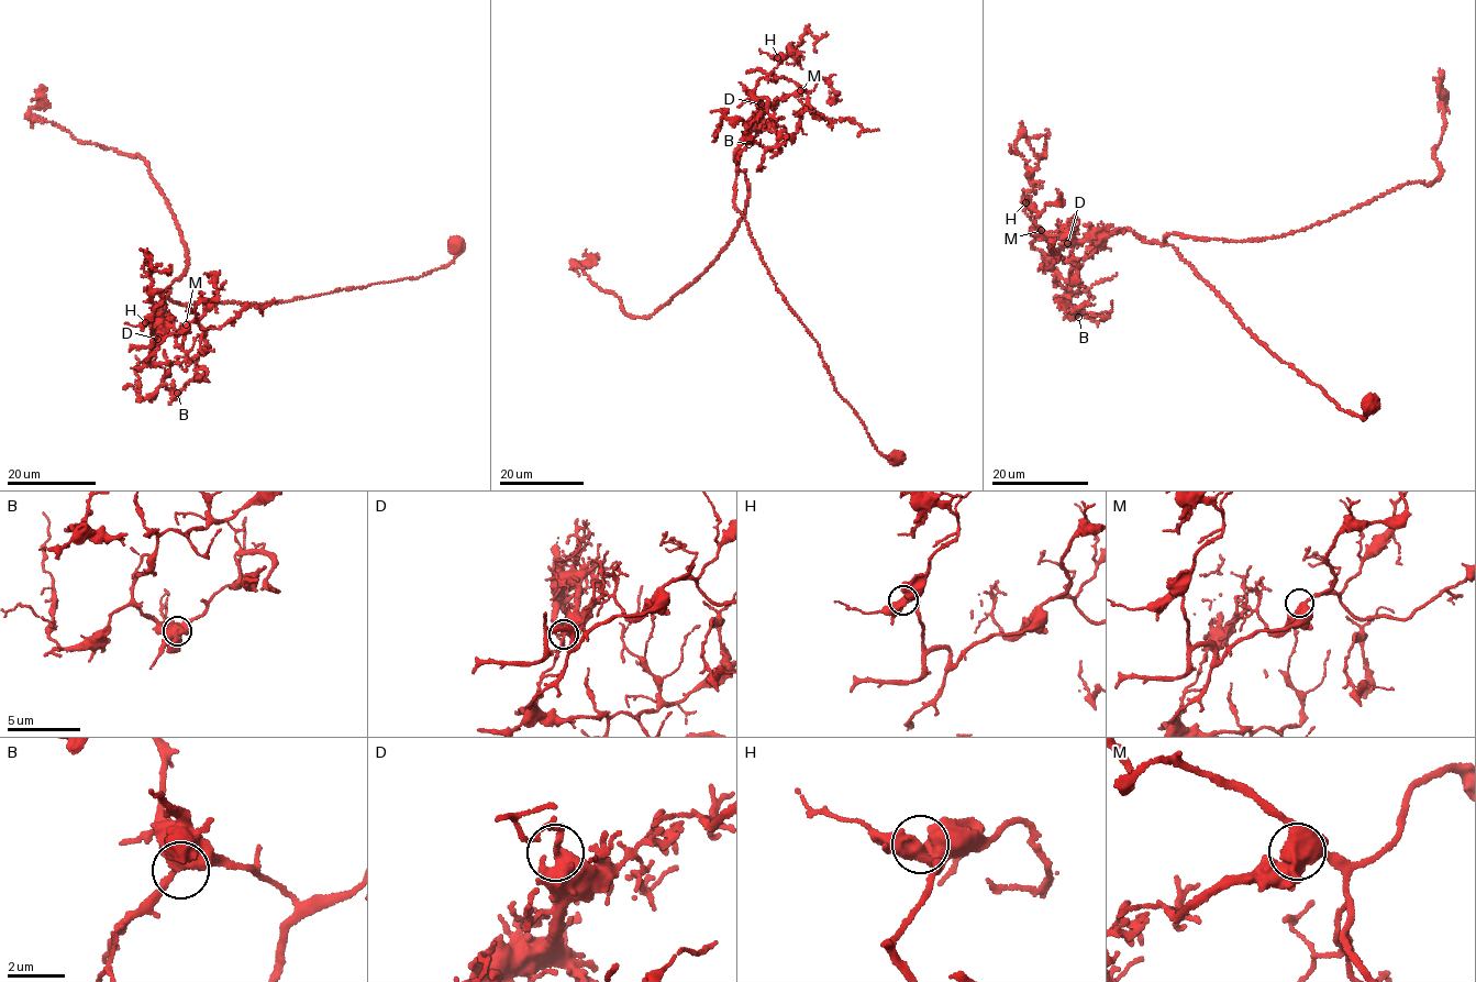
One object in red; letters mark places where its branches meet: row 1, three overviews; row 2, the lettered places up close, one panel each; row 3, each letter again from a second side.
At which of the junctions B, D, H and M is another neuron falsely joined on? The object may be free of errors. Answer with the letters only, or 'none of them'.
D

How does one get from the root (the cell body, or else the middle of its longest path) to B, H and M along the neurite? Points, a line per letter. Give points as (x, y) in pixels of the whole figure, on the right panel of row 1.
B: (1372, 404), (1363, 419), (1338, 408), (1173, 247), (1129, 231), (1064, 243), (1044, 264), (1078, 317)
H: (1372, 404), (1363, 419), (1338, 408), (1171, 245), (1113, 231), (1049, 257), (1031, 243), (1025, 202)
M: (1372, 404), (1363, 419), (1338, 408), (1171, 245), (1113, 231), (1053, 258), (1031, 243), (1041, 230)

